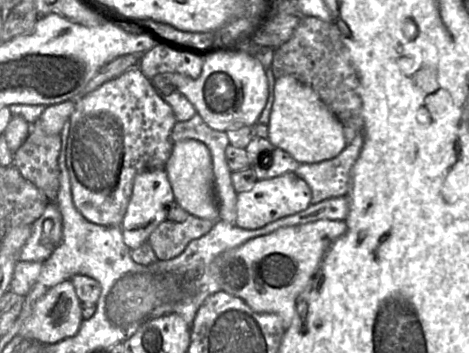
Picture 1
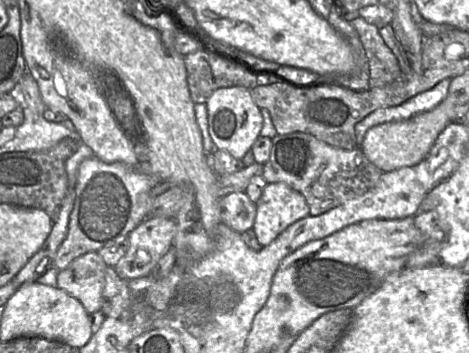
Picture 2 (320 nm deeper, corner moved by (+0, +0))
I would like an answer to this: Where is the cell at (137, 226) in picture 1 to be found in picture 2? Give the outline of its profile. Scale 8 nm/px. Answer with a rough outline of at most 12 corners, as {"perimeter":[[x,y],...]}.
{"perimeter":[[146,218],[115,266],[128,282],[150,276],[172,248],[172,218]]}

